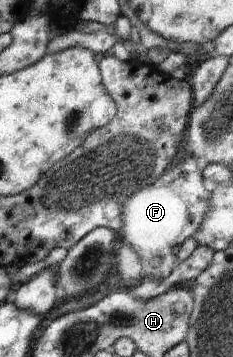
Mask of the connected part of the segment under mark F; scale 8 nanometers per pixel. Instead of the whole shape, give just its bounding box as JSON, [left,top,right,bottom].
[119,156,211,282]

